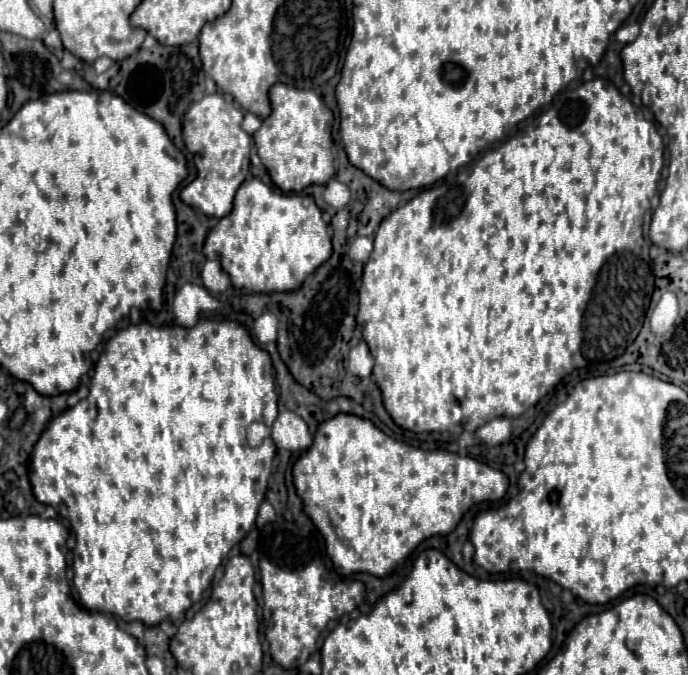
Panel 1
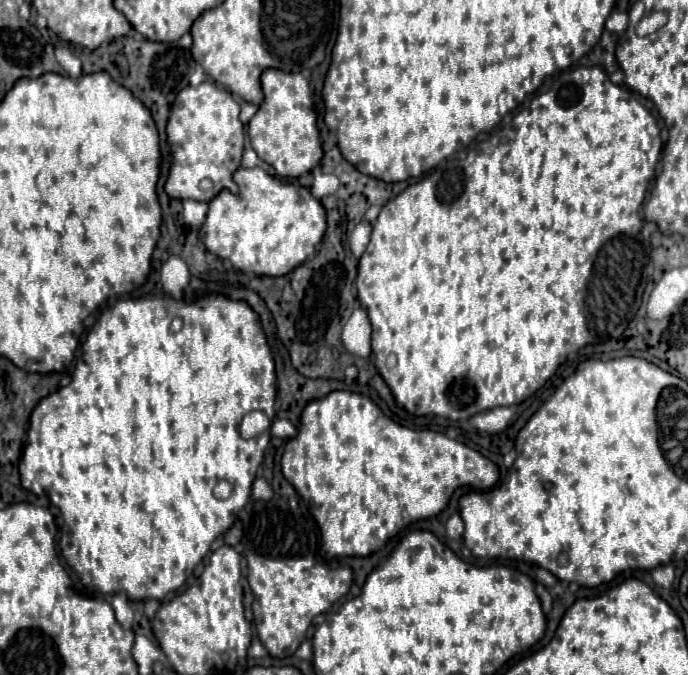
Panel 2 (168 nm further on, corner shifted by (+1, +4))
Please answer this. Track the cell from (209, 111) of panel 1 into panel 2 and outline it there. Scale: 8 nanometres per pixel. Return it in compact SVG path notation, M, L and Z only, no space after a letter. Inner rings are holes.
M211 82L183 88L177 94L177 100L171 104L167 142L171 150L171 166L165 192L171 198L209 202L223 188L235 194L237 184L233 182L233 172L241 166L243 124L239 120L239 104L231 92Z

